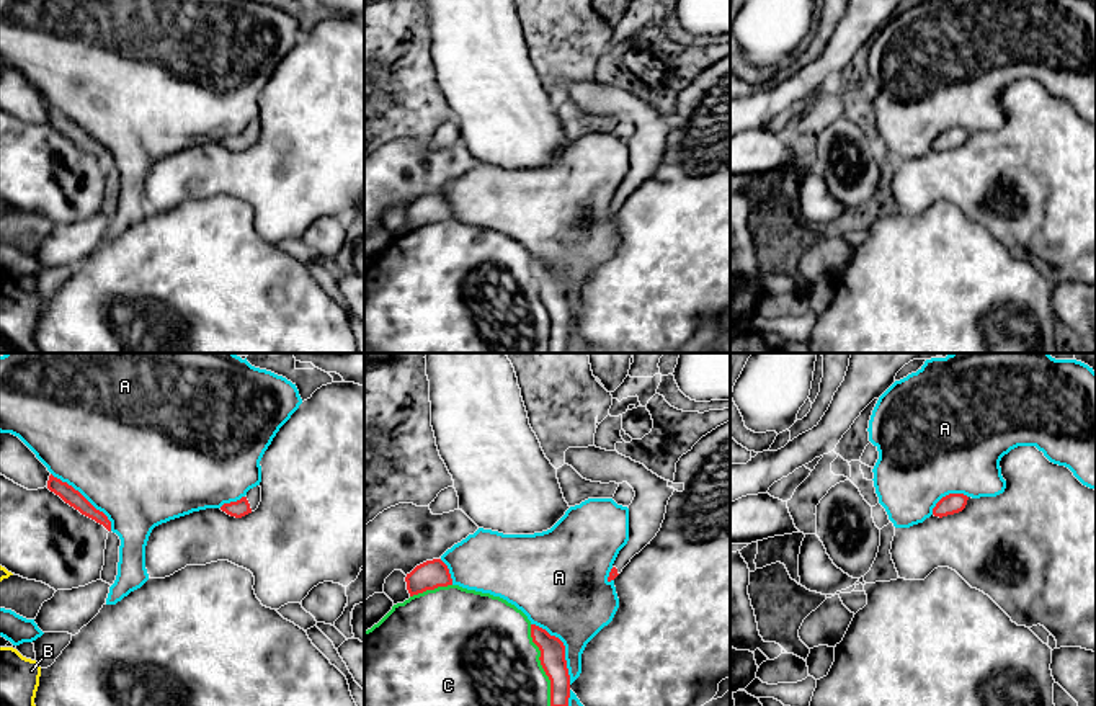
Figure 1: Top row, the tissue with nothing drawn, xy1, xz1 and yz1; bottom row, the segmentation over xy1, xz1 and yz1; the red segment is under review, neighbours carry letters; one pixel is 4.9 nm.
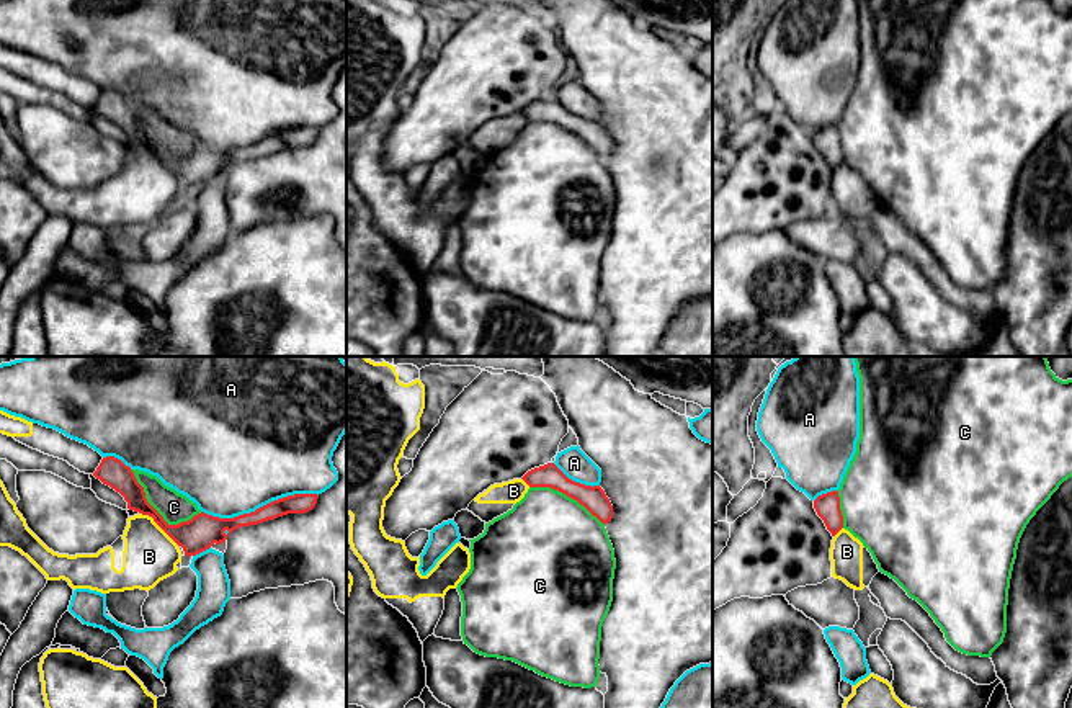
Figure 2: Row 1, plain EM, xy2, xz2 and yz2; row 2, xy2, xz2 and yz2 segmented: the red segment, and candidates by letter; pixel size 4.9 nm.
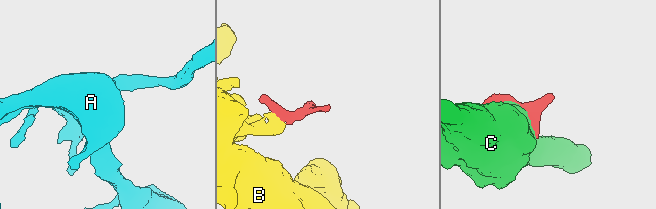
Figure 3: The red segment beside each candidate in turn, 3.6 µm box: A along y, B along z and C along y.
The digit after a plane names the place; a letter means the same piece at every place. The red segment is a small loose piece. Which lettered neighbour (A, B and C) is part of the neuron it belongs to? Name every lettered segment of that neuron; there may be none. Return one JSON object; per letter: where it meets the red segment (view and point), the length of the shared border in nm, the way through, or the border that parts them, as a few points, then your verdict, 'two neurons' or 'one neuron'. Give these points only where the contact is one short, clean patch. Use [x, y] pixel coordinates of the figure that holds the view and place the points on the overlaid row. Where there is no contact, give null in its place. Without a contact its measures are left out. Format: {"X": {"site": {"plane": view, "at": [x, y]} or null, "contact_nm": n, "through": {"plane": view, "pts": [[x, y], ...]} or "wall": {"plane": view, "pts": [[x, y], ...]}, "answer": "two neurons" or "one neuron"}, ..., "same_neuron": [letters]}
{"A": {"site": {"plane": "xy2", "at": [260, 507]}, "contact_nm": 600, "answer": "two neurons"}, "B": {"site": {"plane": "xy2", "at": [159, 525]}, "contact_nm": 260, "wall": {"plane": "xy2", "pts": [[139, 512], [151, 517], [178, 545]]}, "answer": "two neurons"}, "C": {"site": {"plane": "xy2", "at": [159, 514]}, "contact_nm": 420, "answer": "two neurons"}, "same_neuron": []}

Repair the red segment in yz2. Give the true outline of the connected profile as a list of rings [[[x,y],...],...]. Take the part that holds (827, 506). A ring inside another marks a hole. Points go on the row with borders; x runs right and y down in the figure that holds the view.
[[[838,491],[819,495],[814,500],[817,515],[824,520],[827,530],[835,536],[843,528]]]

